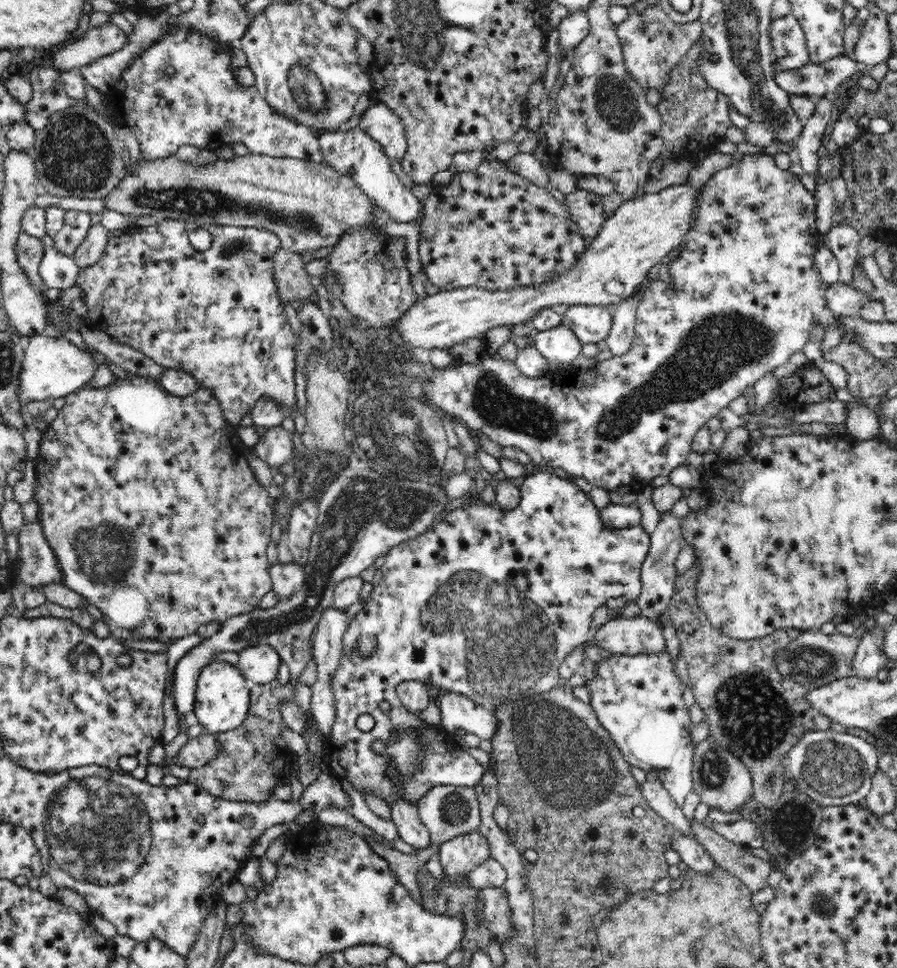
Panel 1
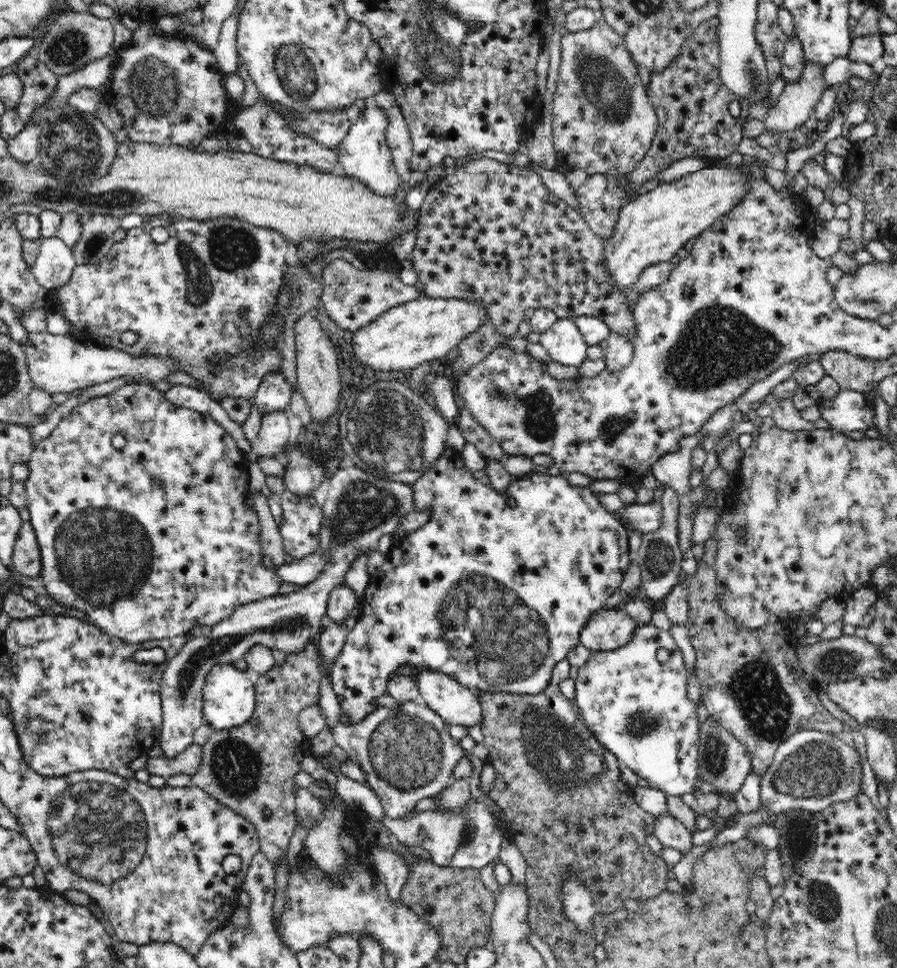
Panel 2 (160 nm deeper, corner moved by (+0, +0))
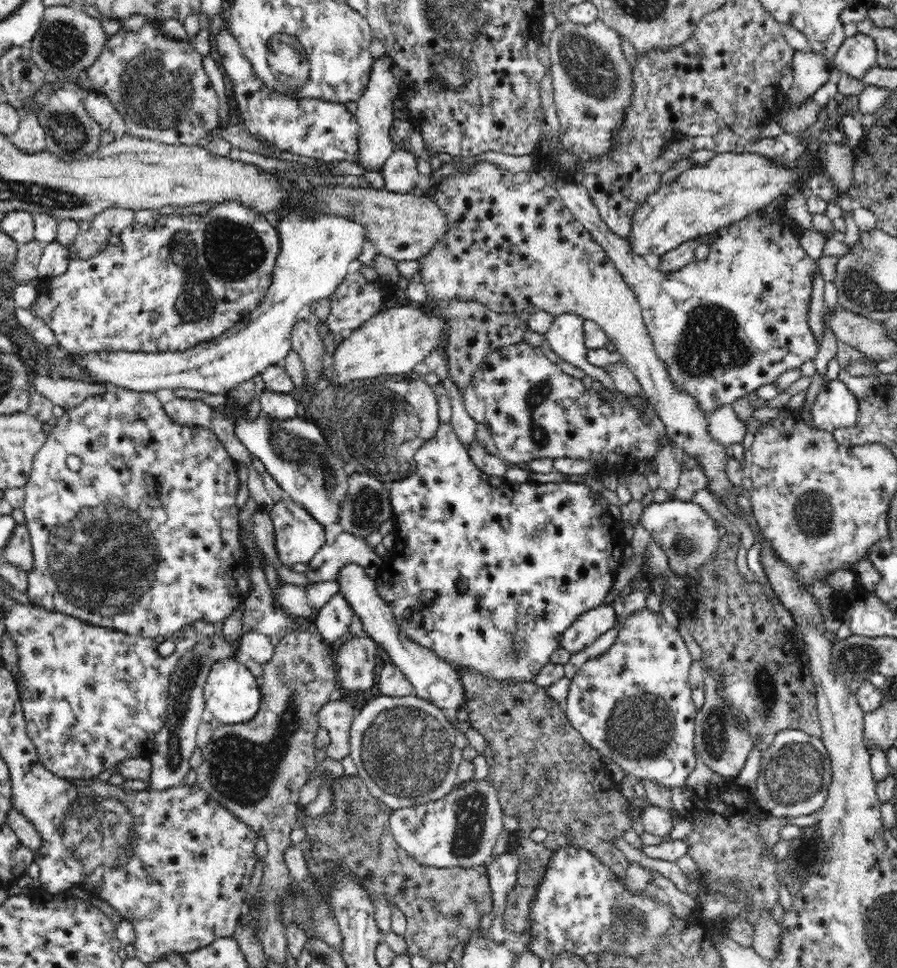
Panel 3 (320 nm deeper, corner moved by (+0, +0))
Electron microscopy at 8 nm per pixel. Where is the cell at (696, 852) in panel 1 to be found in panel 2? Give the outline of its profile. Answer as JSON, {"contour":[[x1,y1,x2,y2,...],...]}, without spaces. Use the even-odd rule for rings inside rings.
{"contour":[[672,815,655,817,654,836,664,847,675,848,686,854,693,846,692,833]]}

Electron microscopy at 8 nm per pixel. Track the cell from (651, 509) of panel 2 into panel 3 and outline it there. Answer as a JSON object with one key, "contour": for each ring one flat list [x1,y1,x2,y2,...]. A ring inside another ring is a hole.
{"contour":[[693,501,650,502,640,514,639,521,665,552,669,570,674,574,686,577,696,575,701,566,712,562,716,556,717,543,721,538,720,528,716,527,717,521]]}

